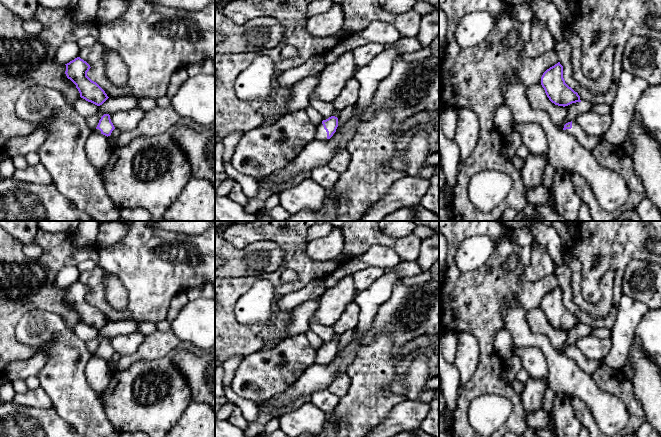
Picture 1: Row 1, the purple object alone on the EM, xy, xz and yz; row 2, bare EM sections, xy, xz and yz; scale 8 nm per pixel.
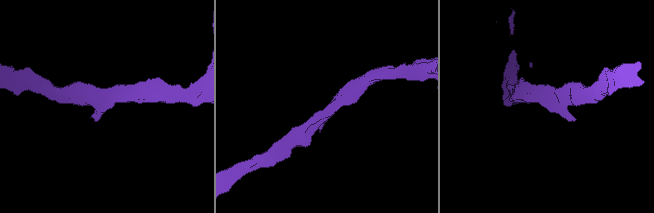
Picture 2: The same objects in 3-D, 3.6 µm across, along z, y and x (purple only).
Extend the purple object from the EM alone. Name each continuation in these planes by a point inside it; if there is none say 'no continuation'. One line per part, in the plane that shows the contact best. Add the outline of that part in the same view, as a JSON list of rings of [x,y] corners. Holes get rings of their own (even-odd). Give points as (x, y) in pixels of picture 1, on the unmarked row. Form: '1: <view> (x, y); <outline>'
1: xz (321, 358); [[[321,348],[317,354],[316,354],[316,357],[315,357],[315,361],[314,361],[314,364],[327,364],[327,356],[326,354],[324,353],[324,350],[323,348]]]

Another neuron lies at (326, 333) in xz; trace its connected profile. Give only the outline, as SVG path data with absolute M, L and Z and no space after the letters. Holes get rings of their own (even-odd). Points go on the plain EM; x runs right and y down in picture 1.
M316 322L310 323L310 330L320 337L323 344L331 341L335 334L334 330L331 327L324 326Z

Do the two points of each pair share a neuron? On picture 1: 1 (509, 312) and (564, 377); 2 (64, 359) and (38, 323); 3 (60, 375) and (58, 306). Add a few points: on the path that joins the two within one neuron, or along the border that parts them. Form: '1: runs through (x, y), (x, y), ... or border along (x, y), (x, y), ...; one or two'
1: runs through (521, 329), (532, 340), (537, 340), (555, 360); one
2: runs through (64, 349), (64, 343), (48, 327); one
3: border along (35, 309), (46, 309), (57, 313), (73, 331); two

